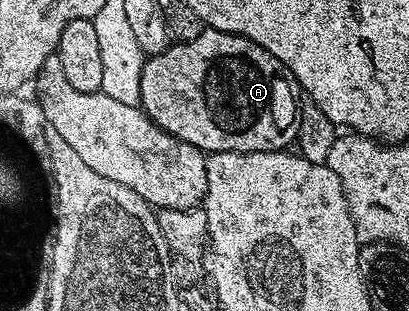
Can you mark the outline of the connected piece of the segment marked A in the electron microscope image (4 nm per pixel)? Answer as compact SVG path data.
M205 27L196 37L173 43L162 54L145 59L142 82L140 83L139 107L166 134L173 135L174 138L181 139L182 142L192 144L205 154L213 152L283 152L287 149L289 143L295 141L298 134L296 118L298 115L298 101L301 95L302 89L290 74L288 67L282 62L278 62L278 58L274 58L274 54L270 54L270 50L262 50L262 46L252 44L245 36L223 32L217 28Z

